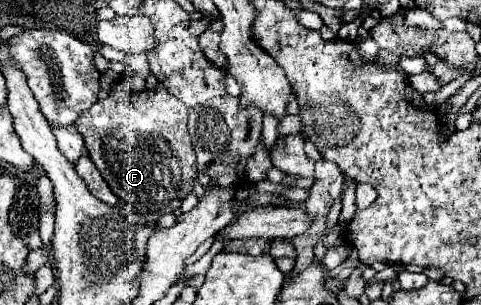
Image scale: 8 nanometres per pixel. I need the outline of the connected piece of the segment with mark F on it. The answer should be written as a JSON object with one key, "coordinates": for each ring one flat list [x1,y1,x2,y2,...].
{"coordinates":[[120,79,118,87,102,101,94,103,84,115,78,117,76,127,84,135,86,149,94,165,98,167,104,181,110,185,112,193,124,201,134,215,144,223,154,223,166,213,178,209,184,197,192,191,192,185,198,177,196,173,196,153,192,149,192,139,186,129,188,109,176,101,164,87,156,91,132,91,128,89,128,79]]}

